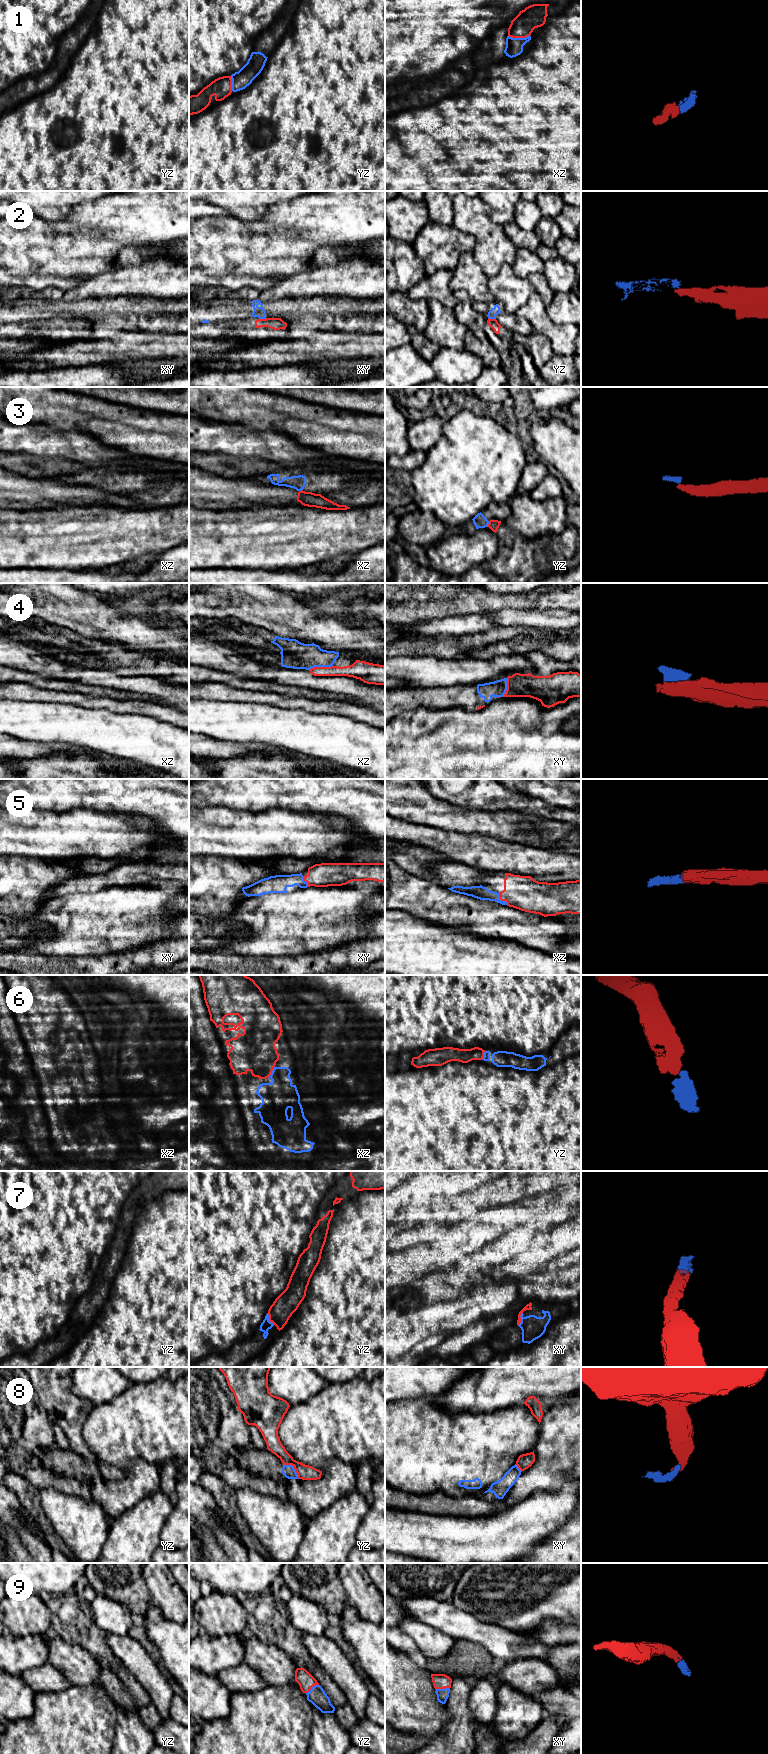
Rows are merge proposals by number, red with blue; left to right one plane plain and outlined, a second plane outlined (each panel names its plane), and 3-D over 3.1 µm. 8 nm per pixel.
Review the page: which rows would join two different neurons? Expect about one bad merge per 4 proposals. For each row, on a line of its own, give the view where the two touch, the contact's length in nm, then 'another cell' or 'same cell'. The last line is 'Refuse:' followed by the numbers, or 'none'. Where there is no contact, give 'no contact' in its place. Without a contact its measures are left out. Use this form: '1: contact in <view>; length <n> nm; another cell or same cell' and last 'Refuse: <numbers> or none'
1: contact in xz; length 180 nm; same cell
2: contact in yz; length 70 nm; another cell
3: contact in yz; length 50 nm; another cell
4: contact in xz; length 200 nm; same cell
5: contact in xz; length 120 nm; same cell
6: contact in xz; length 100 nm; same cell
7: contact in yz; length 120 nm; same cell
8: contact in yz; length 180 nm; another cell
9: contact in xy; length 120 nm; same cell
Refuse: 2, 3, 8

